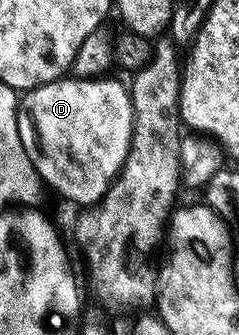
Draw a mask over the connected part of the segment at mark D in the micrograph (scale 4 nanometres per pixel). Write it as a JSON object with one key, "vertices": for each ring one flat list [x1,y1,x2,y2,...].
{"vertices":[[64,76,57,81,38,85,36,89,26,90,21,105,25,117,31,120,31,129,35,132,35,141,39,150,31,153,31,162,43,178,44,186,56,189,63,197,68,197,79,207,95,207,102,201,111,185,123,170,125,159,129,155,135,112,131,95,126,84,111,79,92,79,90,77]]}

